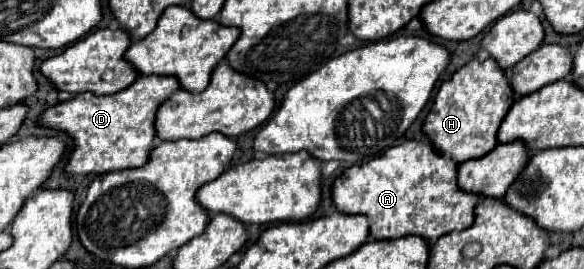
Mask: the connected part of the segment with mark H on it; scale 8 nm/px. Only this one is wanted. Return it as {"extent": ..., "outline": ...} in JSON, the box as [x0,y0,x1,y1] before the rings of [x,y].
{"extent":[423,57,515,163],"outline":[[[491,57],[485,61],[473,59],[439,87],[423,131],[429,135],[431,143],[455,163],[477,159],[487,155],[499,143],[499,125],[513,103],[515,91],[511,89],[511,83],[499,63]]]}

